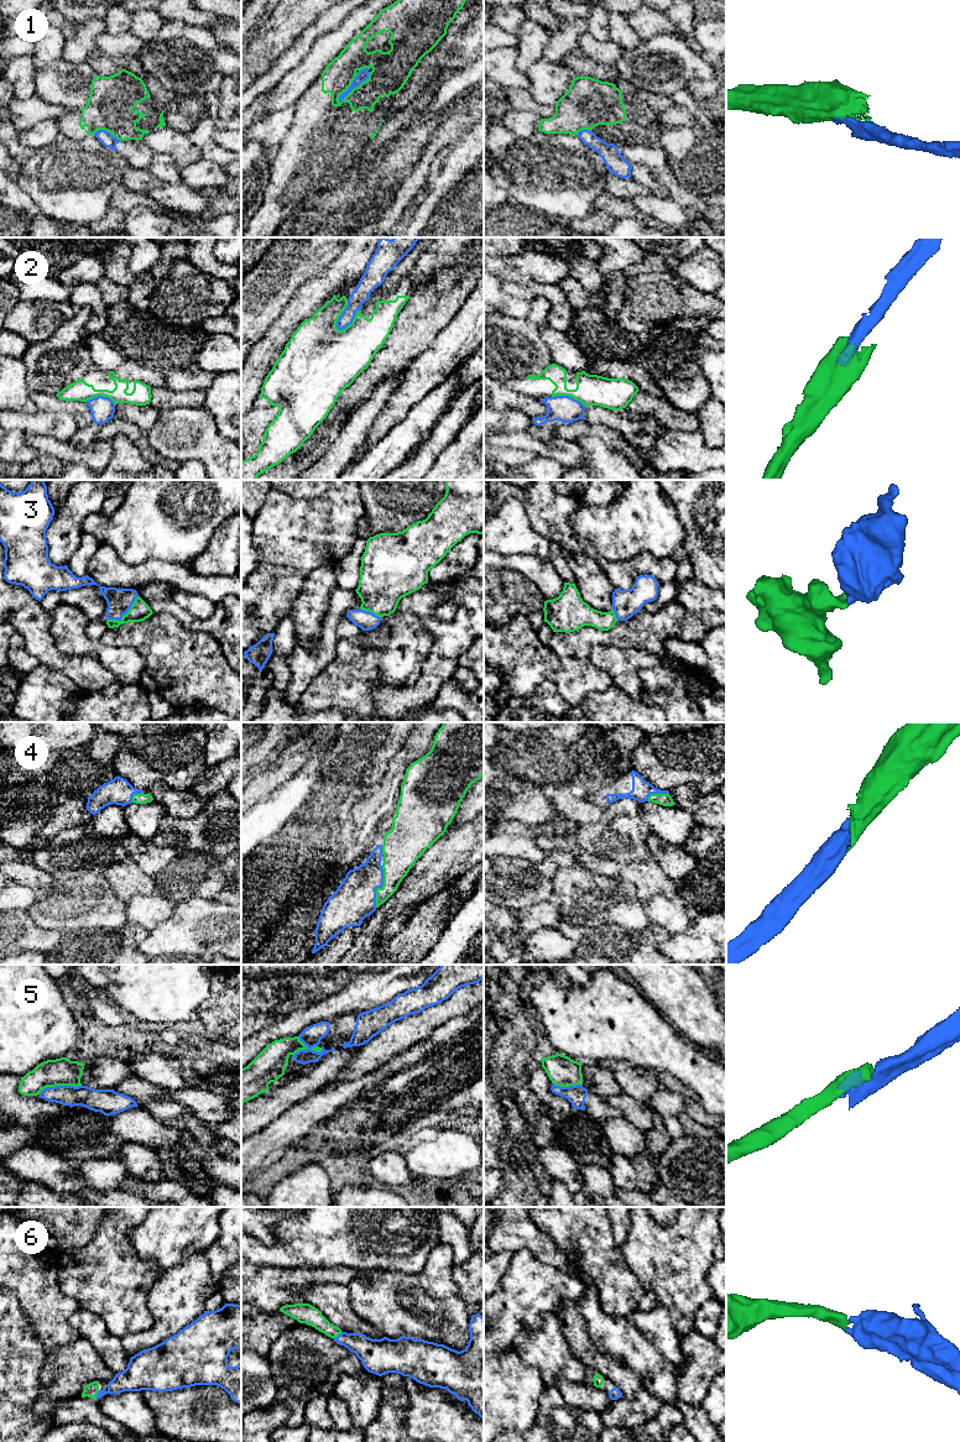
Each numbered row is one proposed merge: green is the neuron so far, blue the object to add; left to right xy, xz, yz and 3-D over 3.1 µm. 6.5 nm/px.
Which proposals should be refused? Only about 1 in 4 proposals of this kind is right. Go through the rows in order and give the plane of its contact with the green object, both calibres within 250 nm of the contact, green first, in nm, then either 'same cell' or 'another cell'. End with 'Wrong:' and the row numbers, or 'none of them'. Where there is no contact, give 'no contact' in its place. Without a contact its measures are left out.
1: contact in xz; calibres 220 and 70 nm; another cell
2: contact in xz; calibres 340 and 110 nm; another cell
3: contact in xy; calibres 120 and 160 nm; same cell
4: contact in xz; calibres 200 and 280 nm; same cell
5: contact in xz; calibres 190 and 140 nm; another cell
6: contact in xy; calibres 90 and 160 nm; same cell
Wrong: 1, 2, 5

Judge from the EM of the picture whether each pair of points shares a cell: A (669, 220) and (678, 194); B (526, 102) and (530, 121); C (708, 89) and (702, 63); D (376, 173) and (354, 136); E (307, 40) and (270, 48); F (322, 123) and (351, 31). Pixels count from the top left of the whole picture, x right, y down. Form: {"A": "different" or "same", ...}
{"A": "different", "B": "different", "C": "different", "D": "different", "E": "different", "F": "different"}

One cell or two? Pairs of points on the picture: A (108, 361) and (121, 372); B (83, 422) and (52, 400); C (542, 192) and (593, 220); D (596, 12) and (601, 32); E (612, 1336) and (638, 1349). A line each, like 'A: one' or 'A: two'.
A: two
B: one
C: two
D: one
E: one

